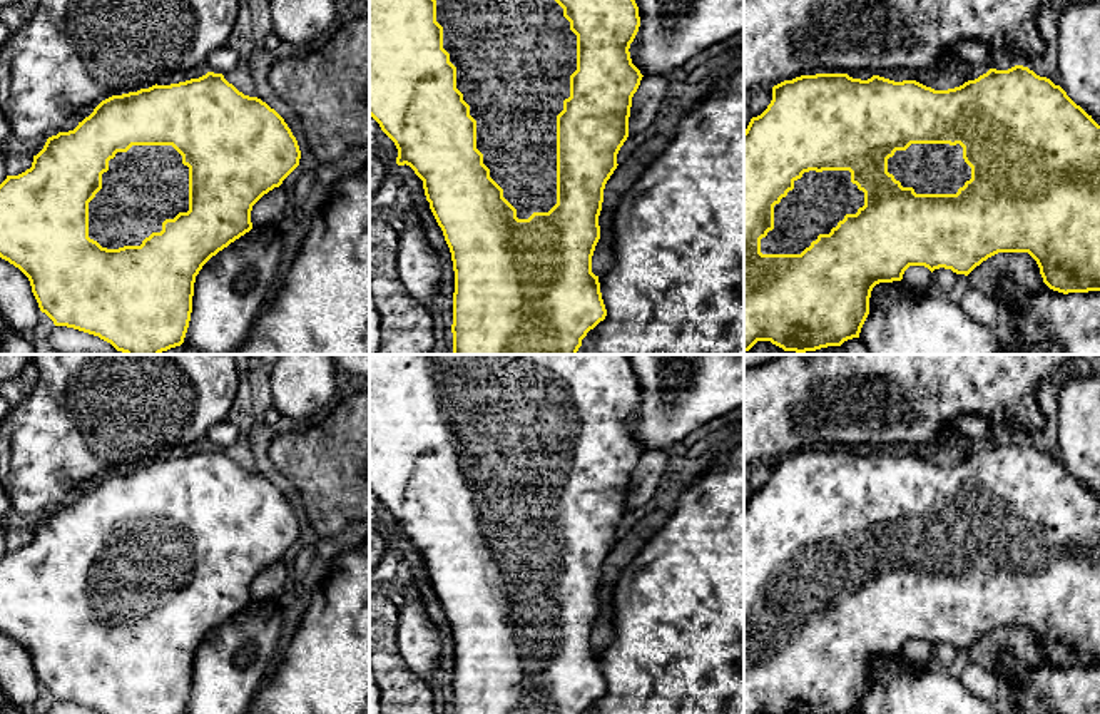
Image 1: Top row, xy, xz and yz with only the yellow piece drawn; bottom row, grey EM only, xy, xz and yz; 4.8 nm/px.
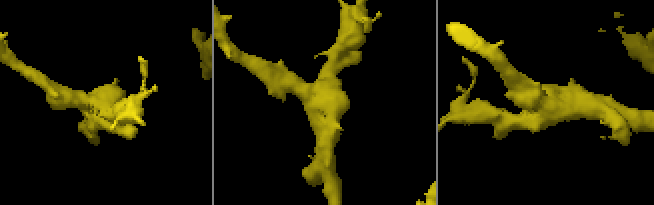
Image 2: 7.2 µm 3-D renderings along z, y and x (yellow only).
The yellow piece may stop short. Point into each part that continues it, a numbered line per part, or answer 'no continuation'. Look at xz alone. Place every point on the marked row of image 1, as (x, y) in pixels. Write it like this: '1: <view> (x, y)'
1: xz (514, 59)

